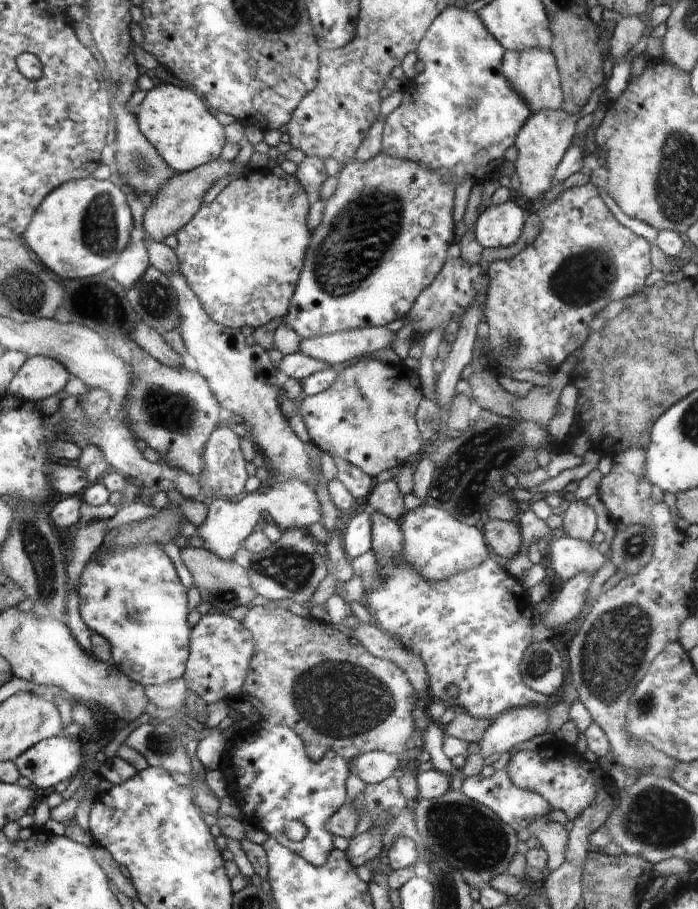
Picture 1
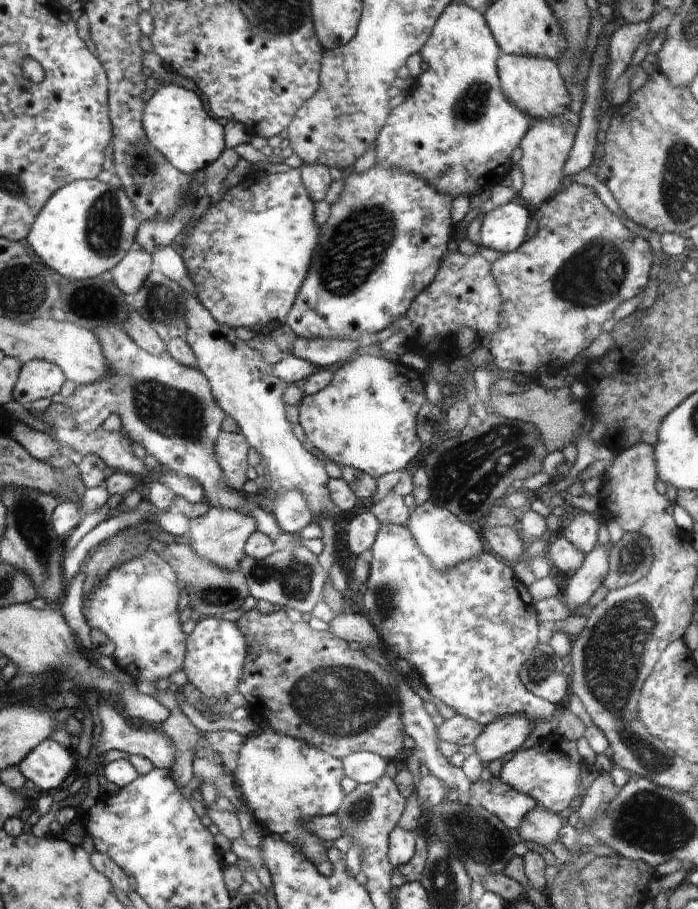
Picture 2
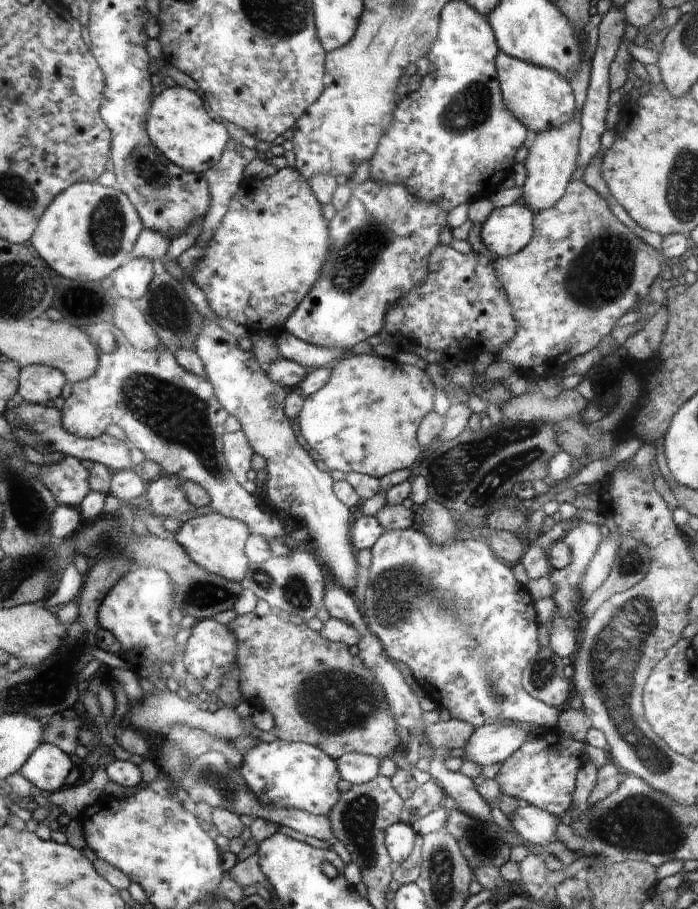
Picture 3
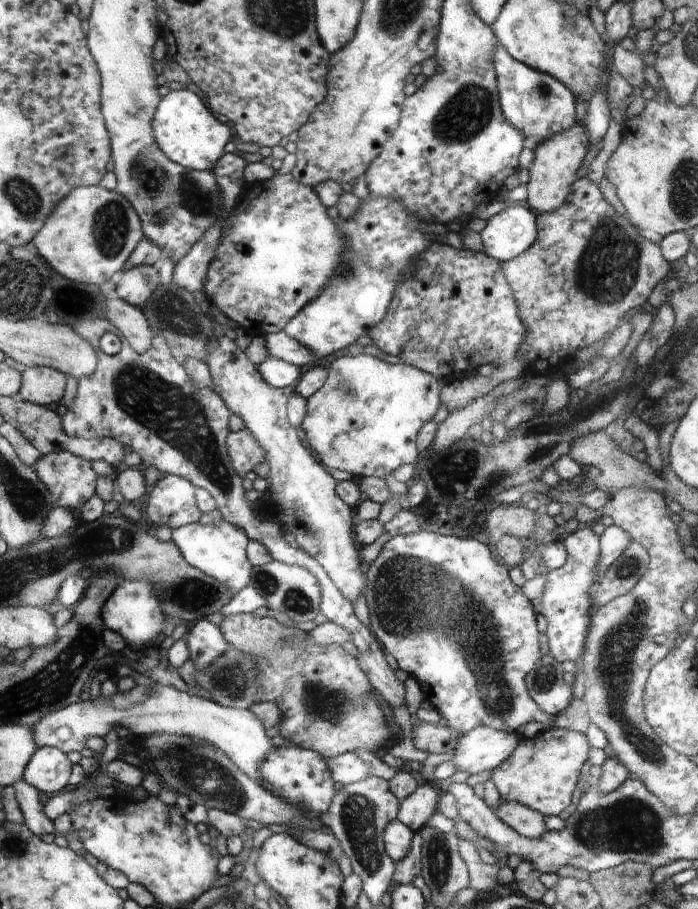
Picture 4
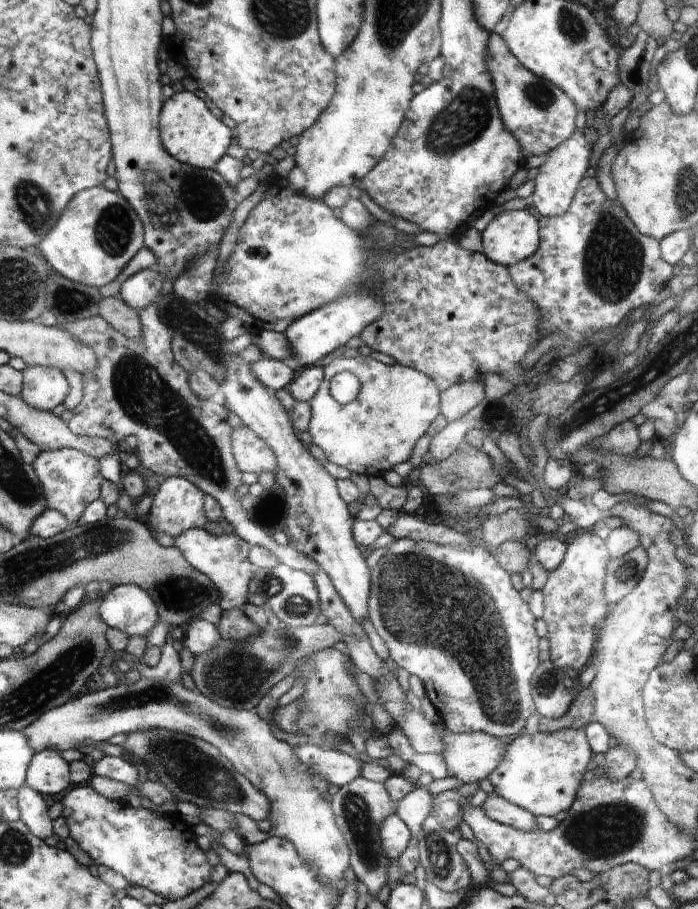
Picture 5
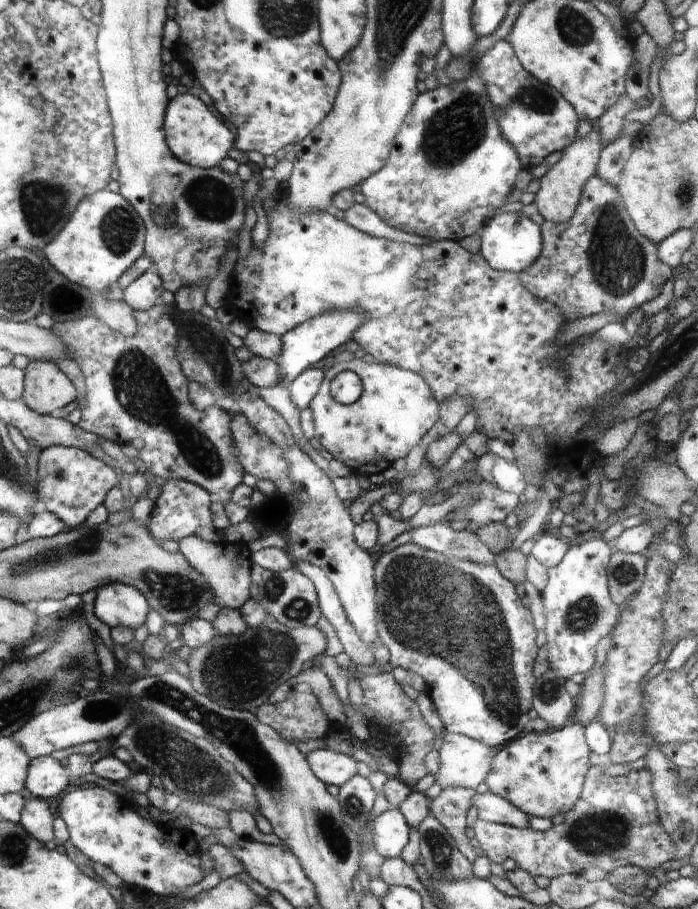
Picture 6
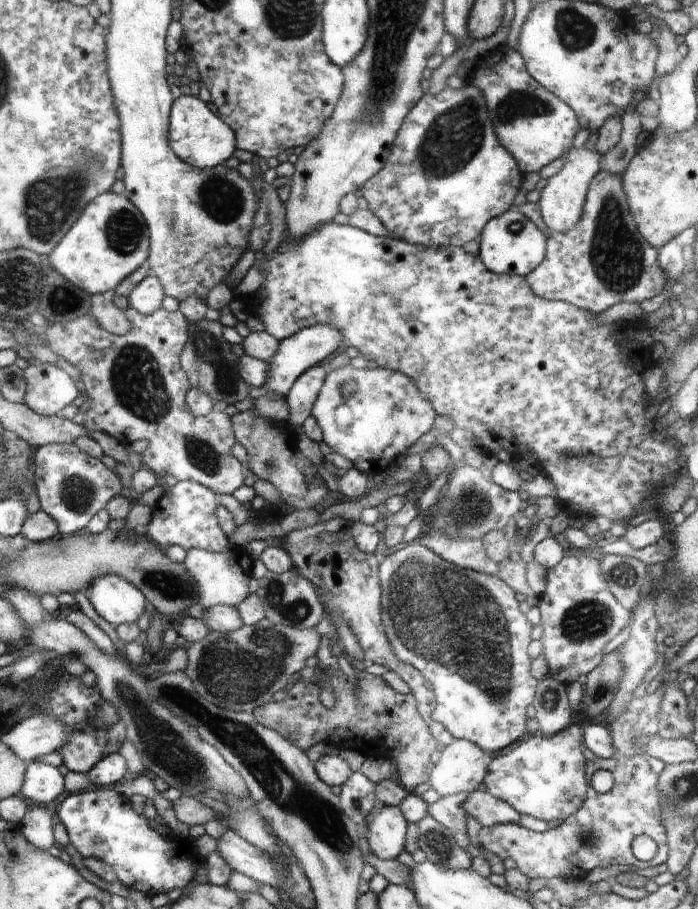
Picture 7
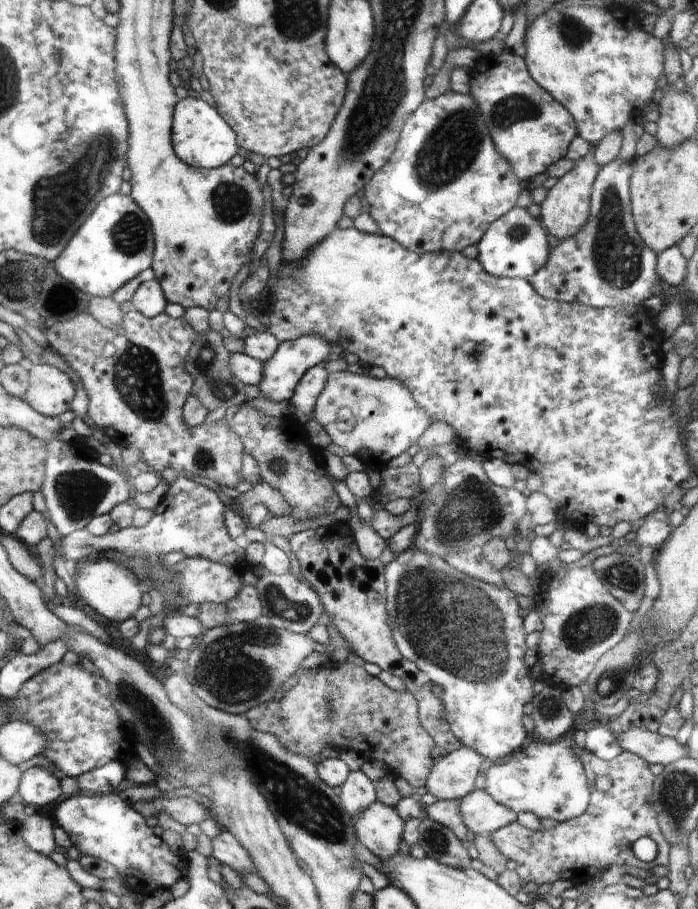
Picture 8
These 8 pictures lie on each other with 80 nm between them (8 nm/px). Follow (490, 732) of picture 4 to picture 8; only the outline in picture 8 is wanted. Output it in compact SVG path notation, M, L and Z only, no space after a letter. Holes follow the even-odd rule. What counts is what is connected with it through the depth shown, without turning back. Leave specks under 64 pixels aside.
M461 745L441 756L428 776L428 793L438 800L461 800L475 791L484 758L474 748Z

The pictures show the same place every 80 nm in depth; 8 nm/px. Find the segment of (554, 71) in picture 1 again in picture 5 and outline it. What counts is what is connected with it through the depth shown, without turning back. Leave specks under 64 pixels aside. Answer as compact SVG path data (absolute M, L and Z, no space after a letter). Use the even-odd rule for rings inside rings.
M498 32L491 34L487 68L495 86L496 103L502 122L508 128L508 132L512 132L512 136L518 140L525 158L541 155L556 148L576 131L575 120L578 113L568 94L560 86L532 74L520 64L512 52L509 52L506 42Z

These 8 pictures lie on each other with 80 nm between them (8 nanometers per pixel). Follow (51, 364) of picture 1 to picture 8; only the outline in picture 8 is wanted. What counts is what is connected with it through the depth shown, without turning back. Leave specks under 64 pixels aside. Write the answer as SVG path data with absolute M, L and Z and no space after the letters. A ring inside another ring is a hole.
M44 363L33 364L28 370L28 380L25 402L30 408L50 418L59 417L62 412L70 410L74 384L64 372Z

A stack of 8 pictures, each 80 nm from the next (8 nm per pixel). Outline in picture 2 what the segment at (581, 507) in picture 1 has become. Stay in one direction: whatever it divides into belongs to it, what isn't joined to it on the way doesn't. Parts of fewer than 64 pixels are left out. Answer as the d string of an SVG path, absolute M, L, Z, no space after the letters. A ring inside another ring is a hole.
M585 511L570 517L570 520L570 525L564 529L563 537L586 556L598 544L597 534L600 525Z

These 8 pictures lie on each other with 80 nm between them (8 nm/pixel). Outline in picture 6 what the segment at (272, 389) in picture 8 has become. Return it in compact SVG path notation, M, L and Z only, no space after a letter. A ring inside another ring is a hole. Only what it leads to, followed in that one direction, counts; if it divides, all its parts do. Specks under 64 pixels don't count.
M330 310L324 312L308 322L300 324L297 328L292 328L287 335L282 336L282 352L278 356L278 366L280 374L284 376L279 386L288 388L288 384L307 371L308 368L314 367L314 364L323 360L330 352L346 347L347 343L355 335L356 330L364 324L364 314L358 310Z

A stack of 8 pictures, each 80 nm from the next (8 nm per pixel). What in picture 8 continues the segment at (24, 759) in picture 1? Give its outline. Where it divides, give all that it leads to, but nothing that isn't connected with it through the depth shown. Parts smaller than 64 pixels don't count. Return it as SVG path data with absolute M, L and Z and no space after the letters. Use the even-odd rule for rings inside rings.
M38 767L24 770L20 780L20 798L25 805L52 804L60 798L60 778L54 772Z

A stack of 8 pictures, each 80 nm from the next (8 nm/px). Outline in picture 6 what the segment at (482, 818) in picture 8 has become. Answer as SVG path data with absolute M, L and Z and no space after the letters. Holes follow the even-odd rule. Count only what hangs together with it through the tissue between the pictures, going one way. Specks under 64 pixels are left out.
M492 792L477 794L472 800L472 805L478 810L478 818L490 823L510 825L512 827L524 829L528 828L528 814L524 814L520 808L510 804Z

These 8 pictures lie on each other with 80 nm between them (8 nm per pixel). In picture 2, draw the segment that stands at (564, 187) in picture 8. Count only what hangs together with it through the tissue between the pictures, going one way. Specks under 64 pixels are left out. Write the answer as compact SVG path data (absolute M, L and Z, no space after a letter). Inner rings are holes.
M571 110L559 117L542 119L528 129L521 140L519 147L523 156L519 161L523 172L523 186L520 194L530 206L540 206L551 199L562 188L562 179L565 177L563 168L575 142L581 115Z

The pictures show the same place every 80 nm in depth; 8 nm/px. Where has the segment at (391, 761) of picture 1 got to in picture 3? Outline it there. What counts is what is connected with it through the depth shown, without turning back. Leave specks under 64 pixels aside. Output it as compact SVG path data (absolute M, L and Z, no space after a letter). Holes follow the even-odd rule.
M347 753L338 759L339 776L352 785L366 785L378 774L381 759L357 753Z

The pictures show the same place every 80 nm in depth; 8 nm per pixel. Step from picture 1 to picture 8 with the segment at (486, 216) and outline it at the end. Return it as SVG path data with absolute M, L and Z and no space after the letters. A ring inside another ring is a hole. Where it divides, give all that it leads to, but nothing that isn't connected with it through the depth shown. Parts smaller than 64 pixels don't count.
M514 207L501 216L484 232L478 242L477 260L494 277L519 277L530 281L530 278L548 262L550 247L545 226L541 219L534 217L526 207Z

